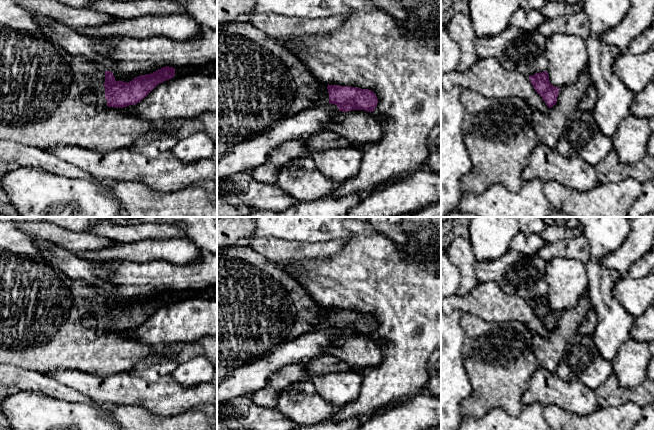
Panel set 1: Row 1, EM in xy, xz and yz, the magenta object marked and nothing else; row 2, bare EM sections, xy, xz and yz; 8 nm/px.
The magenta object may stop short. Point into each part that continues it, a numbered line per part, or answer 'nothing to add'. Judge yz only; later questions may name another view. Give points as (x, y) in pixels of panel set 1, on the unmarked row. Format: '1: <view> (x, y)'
1: yz (548, 351)

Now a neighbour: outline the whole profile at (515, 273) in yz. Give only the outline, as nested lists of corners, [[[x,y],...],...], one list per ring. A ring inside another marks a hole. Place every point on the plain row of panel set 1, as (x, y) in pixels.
[[[509,250],[504,256],[493,261],[475,262],[475,275],[479,283],[495,282],[506,294],[518,295],[525,300],[547,295],[549,286],[546,282],[547,262],[538,255],[527,256]]]

